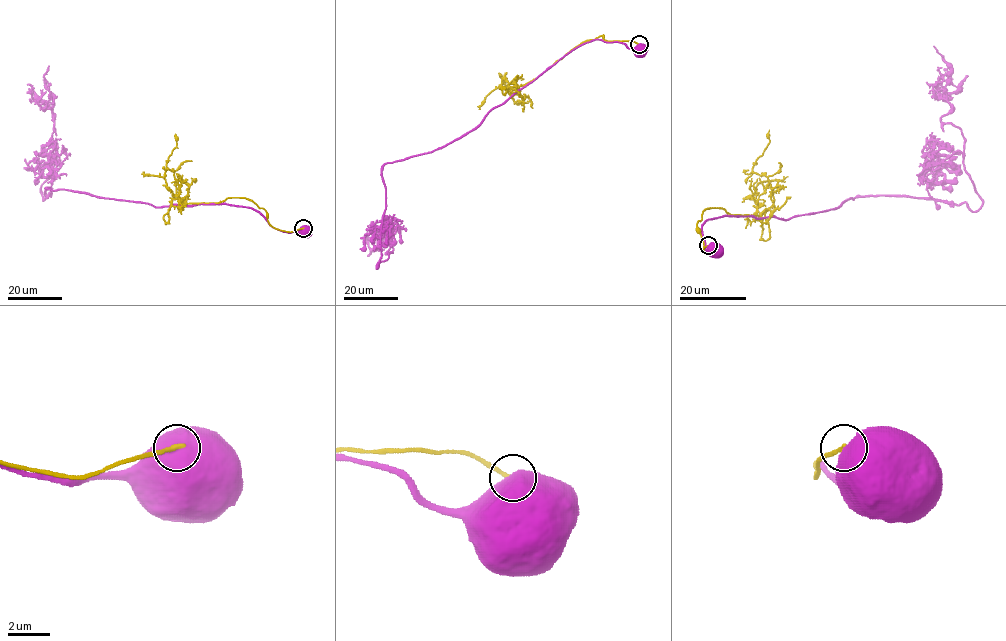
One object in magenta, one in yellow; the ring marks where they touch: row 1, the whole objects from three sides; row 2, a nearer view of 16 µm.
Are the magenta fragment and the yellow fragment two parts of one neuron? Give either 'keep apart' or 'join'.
keep apart

